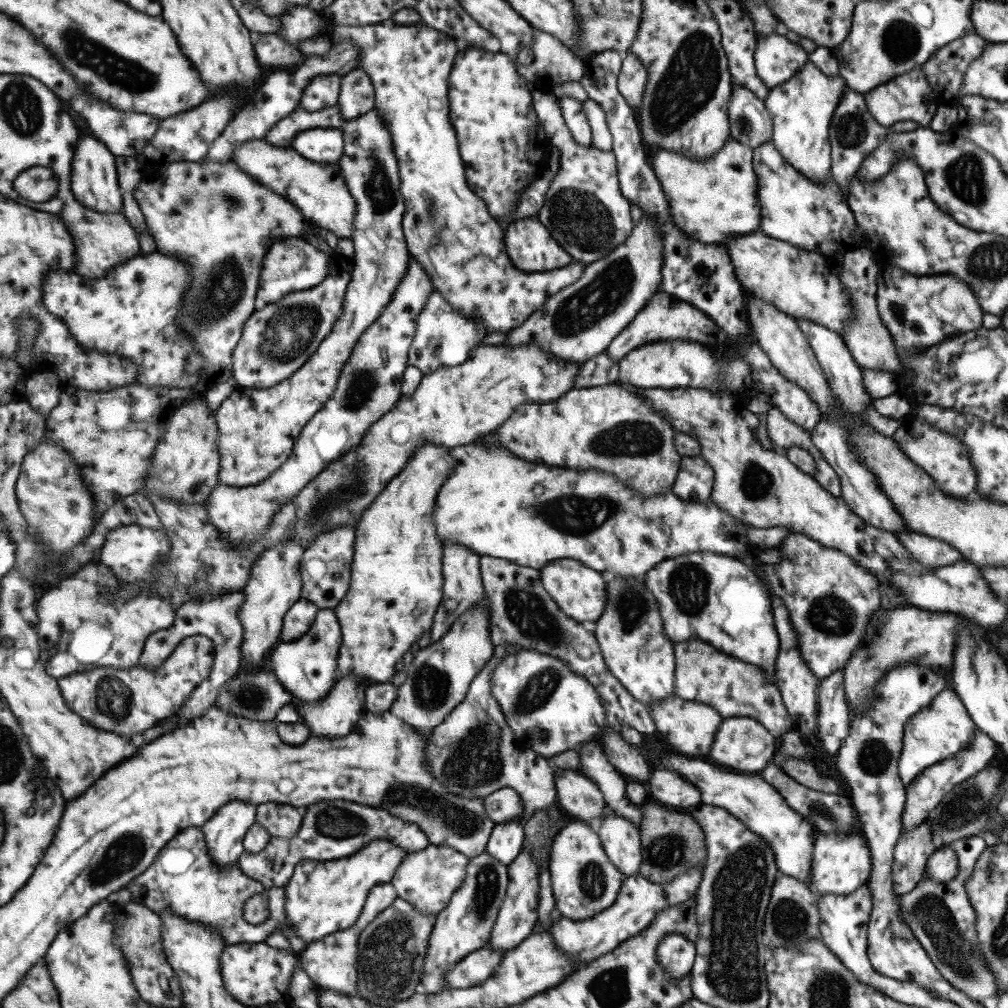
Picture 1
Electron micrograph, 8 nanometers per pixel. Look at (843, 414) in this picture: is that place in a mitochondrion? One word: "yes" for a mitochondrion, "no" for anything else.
no

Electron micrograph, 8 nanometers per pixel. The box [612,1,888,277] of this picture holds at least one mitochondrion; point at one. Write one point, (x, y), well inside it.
(689, 83)

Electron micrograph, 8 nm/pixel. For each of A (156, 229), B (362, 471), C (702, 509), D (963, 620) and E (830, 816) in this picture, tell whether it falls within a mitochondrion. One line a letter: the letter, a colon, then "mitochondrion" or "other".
A: other
B: mitochondrion
C: other
D: other
E: mitochondrion

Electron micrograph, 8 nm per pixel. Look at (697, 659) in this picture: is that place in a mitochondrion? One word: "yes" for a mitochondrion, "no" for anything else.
no

